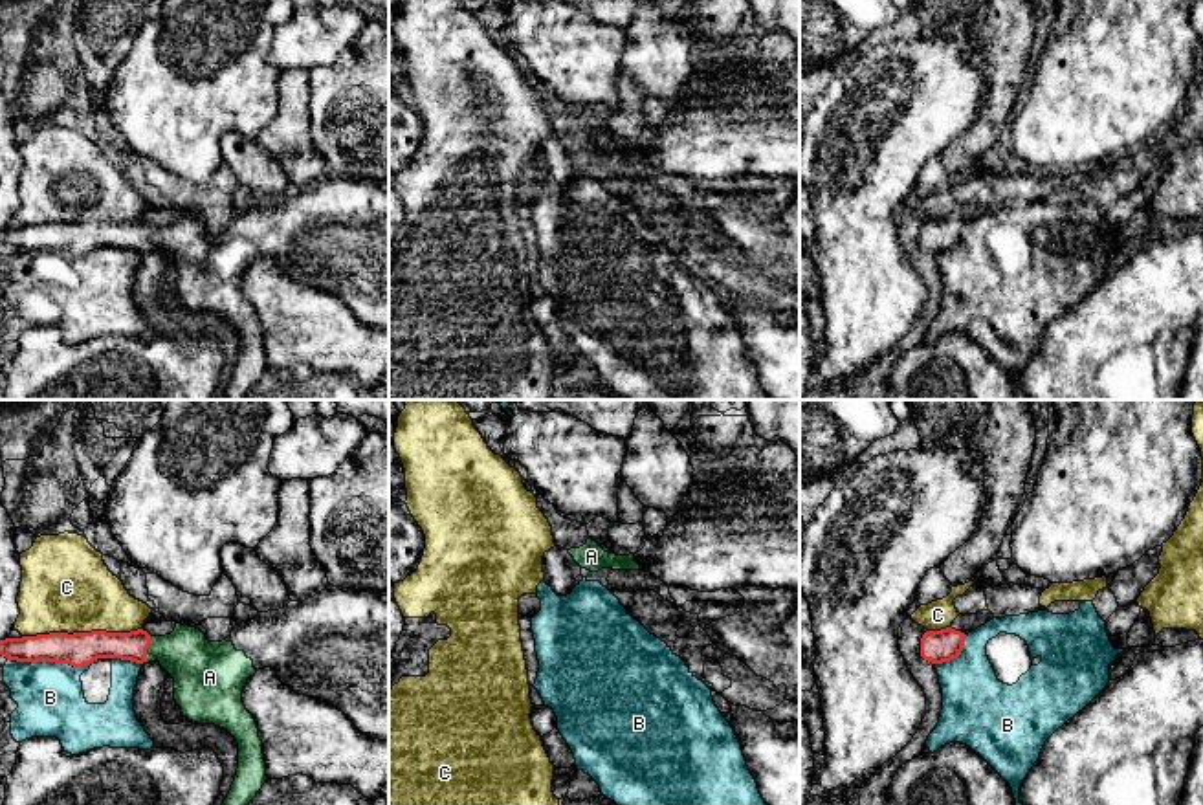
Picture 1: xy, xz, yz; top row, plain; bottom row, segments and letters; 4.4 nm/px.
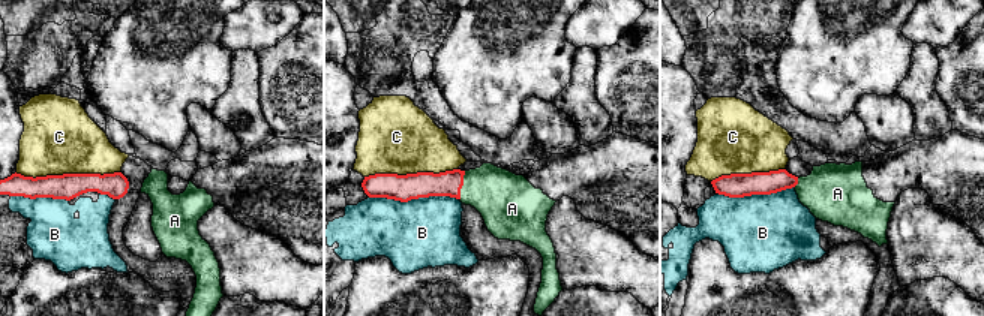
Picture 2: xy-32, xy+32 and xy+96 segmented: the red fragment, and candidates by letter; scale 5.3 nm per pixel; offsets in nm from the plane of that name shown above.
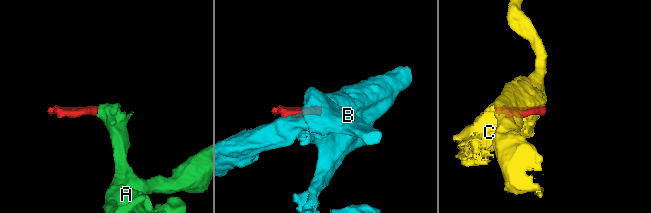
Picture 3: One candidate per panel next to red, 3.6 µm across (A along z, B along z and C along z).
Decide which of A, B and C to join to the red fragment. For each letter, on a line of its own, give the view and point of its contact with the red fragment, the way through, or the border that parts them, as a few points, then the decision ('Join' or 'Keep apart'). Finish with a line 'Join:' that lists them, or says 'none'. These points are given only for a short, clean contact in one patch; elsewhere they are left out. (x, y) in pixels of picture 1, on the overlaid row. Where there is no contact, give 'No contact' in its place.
A: Touches red at xy (147, 648). Path across: xy (132, 646), (147, 648), (184, 653), (200, 668). Join
B: Touches red at xy (54, 661). Keep apart
C: Touches red at xy (81, 633). Keep apart
Join: A

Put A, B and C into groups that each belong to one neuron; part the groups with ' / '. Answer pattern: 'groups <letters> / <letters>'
groups A / B / C

